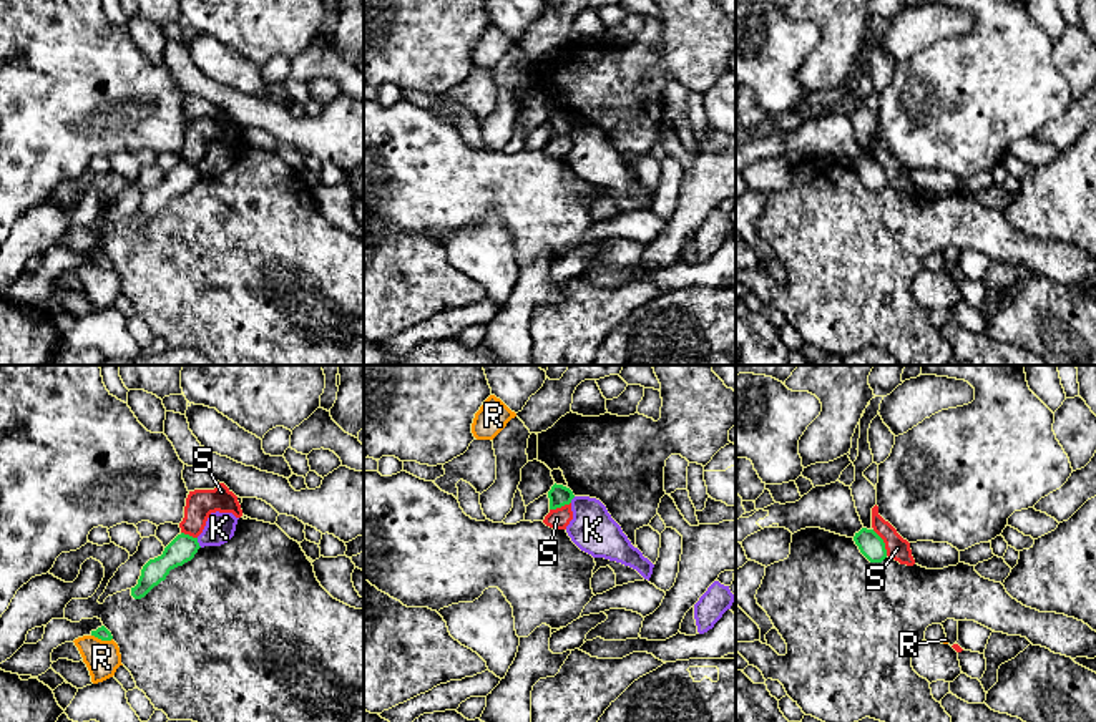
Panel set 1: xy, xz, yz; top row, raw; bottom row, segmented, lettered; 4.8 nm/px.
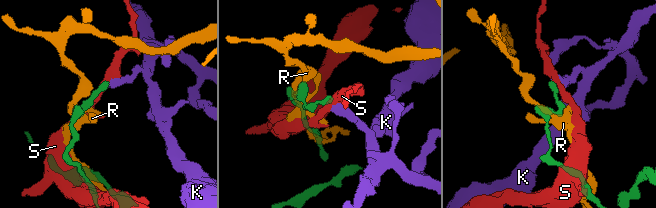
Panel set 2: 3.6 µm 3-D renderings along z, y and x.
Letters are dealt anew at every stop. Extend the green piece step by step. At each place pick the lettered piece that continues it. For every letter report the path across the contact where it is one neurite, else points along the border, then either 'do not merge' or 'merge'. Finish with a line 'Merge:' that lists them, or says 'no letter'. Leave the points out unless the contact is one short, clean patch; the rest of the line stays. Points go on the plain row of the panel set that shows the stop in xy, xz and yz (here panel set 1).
K: border along xy (196, 166), (201, 175); do not merge
R: do not merge
S: do not merge
Merge: no letter

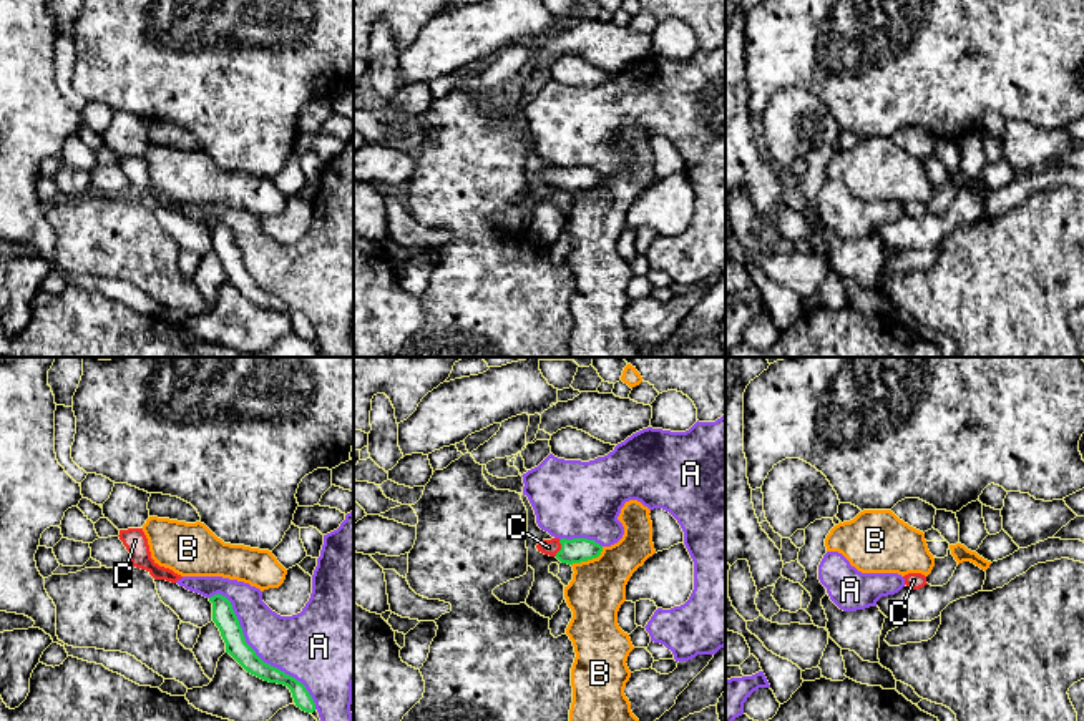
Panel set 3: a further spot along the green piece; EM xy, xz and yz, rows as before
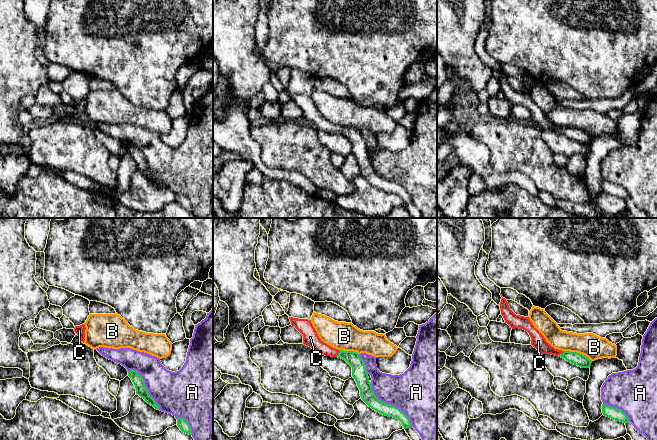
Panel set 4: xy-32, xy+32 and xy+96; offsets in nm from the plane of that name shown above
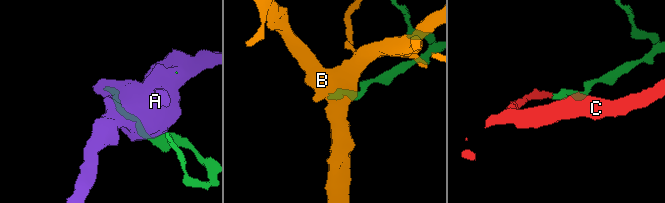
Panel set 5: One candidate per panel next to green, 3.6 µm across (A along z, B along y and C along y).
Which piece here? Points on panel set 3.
A: do not merge
B: border along xz (603, 175), (596, 185), (571, 193); do not merge
C: runs through xz (576, 178), (561, 176), (548, 175); merge
Merge: C

